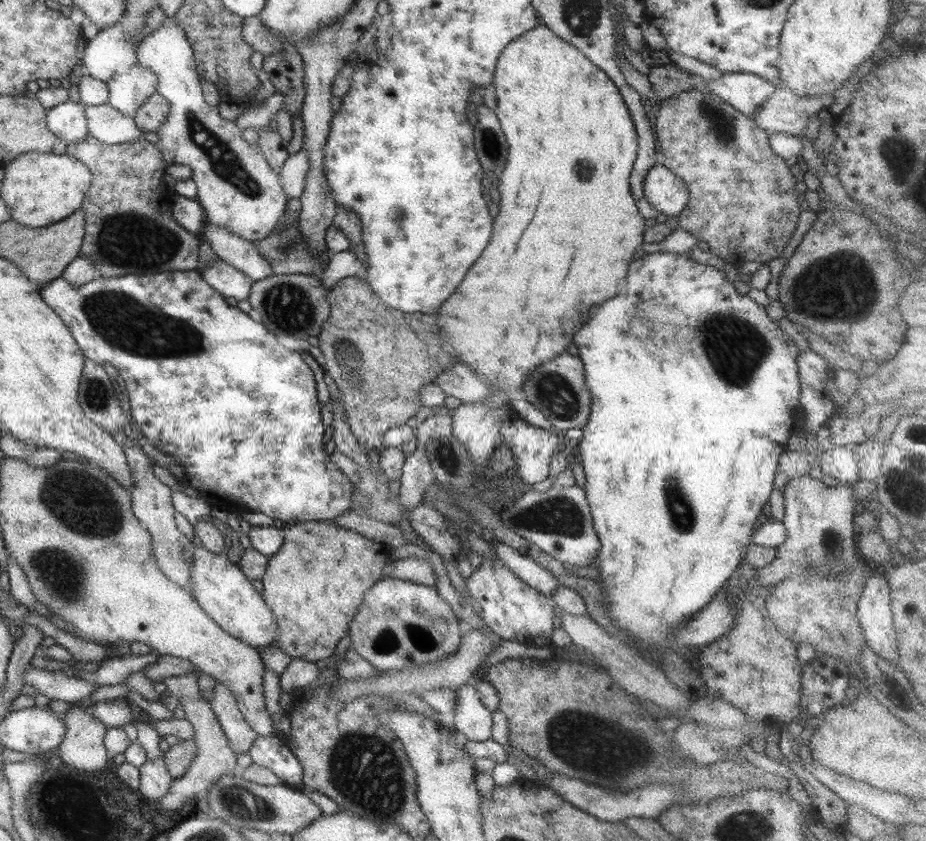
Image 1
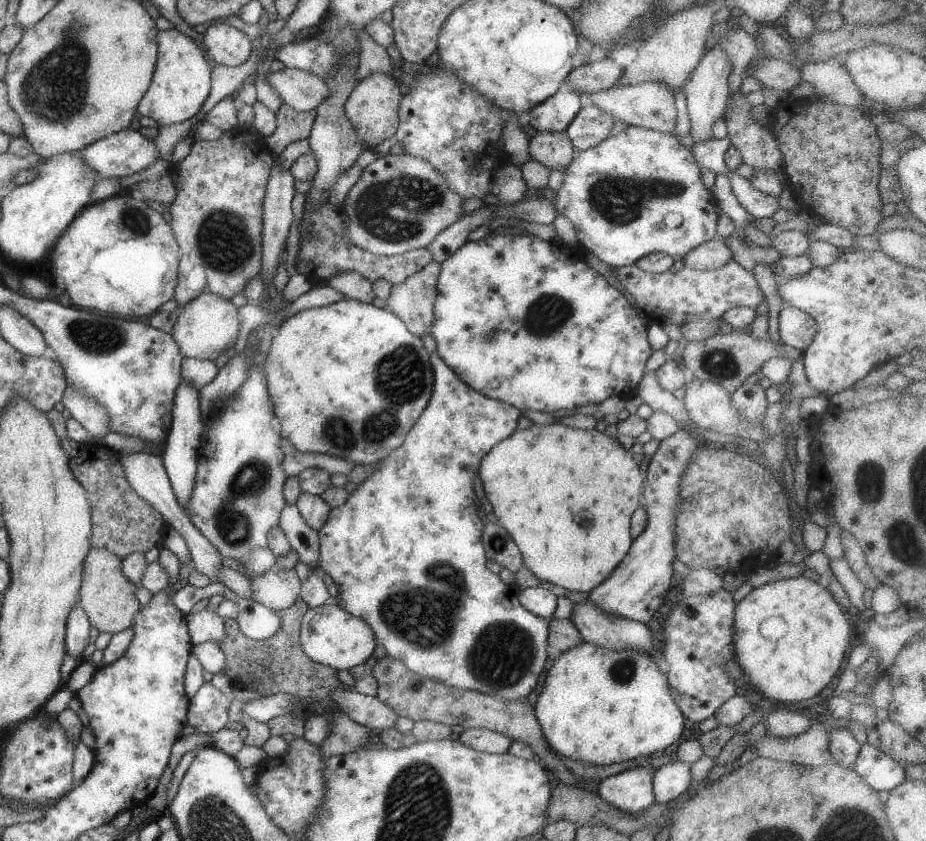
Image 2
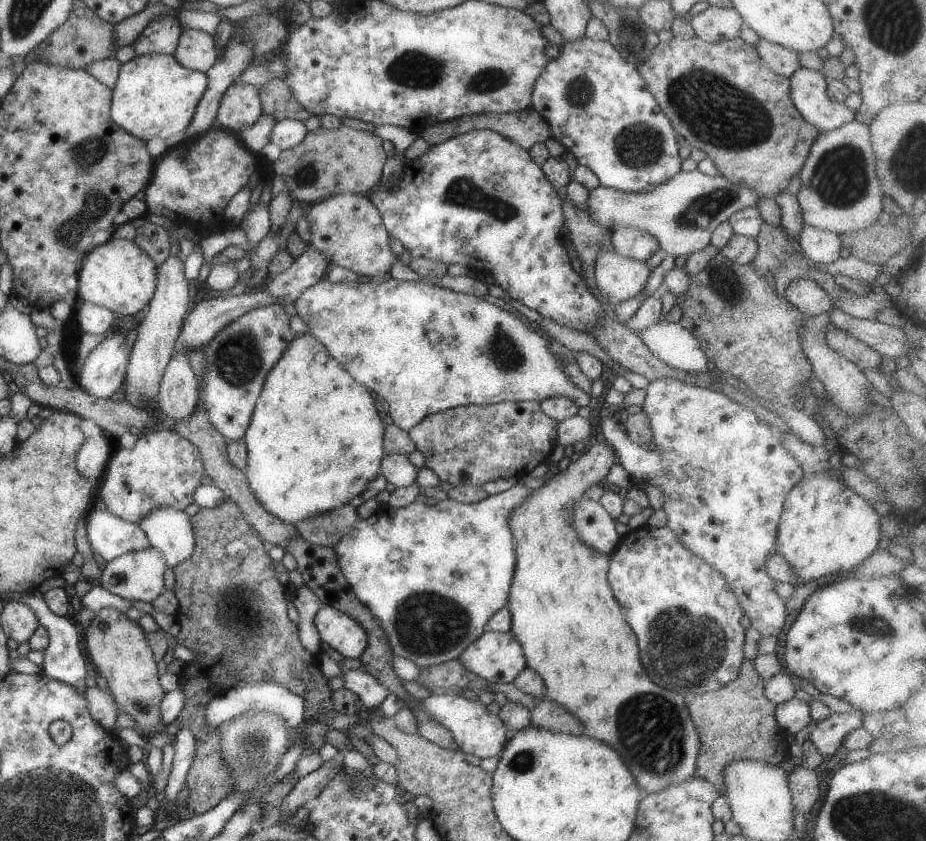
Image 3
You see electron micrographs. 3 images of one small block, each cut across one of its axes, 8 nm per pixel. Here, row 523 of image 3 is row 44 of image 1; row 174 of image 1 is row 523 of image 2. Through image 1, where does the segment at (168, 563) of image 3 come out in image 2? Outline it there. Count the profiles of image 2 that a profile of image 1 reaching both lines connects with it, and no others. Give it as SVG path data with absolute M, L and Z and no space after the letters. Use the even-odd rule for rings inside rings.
M279 323L263 324L247 335L246 346L250 347L251 351L257 349L248 360L250 369L247 378L234 392L234 399L206 425L200 440L203 446L201 456L196 457L196 475L192 493L187 504L181 507L191 524L217 549L222 558L231 558L239 563L245 561L248 552L255 547L268 546L268 530L278 524L280 510L285 505L282 484L287 476L281 468L284 457L279 447L281 436L274 410L269 402L266 376L262 367L270 340L276 335L279 327Z

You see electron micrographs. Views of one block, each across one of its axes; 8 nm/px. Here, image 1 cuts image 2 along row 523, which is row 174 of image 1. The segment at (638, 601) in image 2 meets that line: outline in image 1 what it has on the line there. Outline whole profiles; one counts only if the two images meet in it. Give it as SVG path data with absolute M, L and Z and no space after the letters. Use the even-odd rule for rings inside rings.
M662 164L649 169L643 178L645 200L667 217L678 215L688 201L687 185Z

